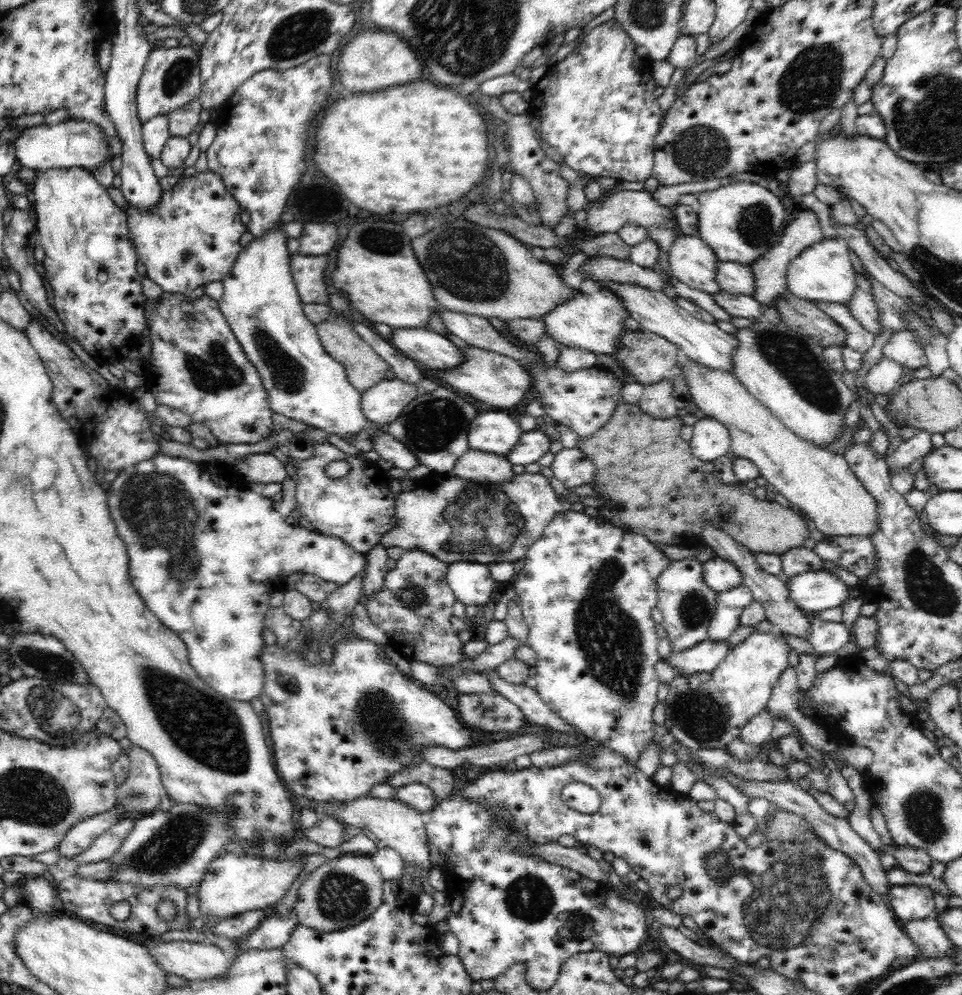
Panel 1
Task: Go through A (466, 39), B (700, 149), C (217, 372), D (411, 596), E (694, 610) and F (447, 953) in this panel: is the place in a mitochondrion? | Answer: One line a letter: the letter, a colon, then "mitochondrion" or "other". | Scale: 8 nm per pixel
A: mitochondrion
B: mitochondrion
C: mitochondrion
D: mitochondrion
E: mitochondrion
F: other

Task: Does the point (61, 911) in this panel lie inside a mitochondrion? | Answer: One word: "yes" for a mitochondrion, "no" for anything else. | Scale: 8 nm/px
no

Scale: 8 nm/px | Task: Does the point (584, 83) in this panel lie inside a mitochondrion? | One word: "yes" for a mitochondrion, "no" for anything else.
no

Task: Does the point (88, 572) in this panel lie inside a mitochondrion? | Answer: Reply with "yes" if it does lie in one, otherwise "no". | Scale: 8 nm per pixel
no

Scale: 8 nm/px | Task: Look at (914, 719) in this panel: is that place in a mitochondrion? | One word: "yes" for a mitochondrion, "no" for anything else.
no

